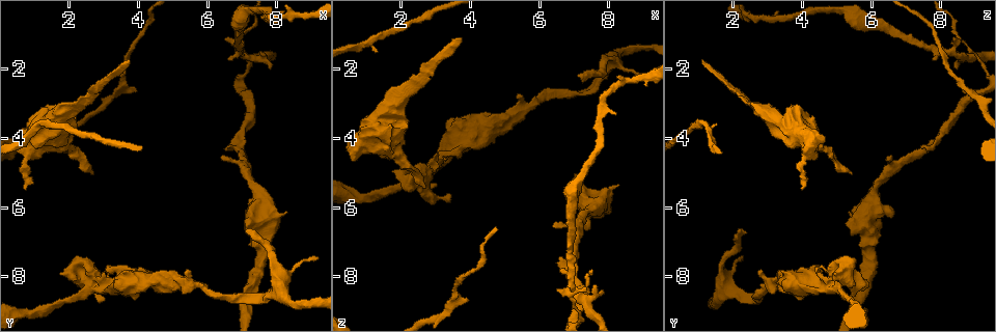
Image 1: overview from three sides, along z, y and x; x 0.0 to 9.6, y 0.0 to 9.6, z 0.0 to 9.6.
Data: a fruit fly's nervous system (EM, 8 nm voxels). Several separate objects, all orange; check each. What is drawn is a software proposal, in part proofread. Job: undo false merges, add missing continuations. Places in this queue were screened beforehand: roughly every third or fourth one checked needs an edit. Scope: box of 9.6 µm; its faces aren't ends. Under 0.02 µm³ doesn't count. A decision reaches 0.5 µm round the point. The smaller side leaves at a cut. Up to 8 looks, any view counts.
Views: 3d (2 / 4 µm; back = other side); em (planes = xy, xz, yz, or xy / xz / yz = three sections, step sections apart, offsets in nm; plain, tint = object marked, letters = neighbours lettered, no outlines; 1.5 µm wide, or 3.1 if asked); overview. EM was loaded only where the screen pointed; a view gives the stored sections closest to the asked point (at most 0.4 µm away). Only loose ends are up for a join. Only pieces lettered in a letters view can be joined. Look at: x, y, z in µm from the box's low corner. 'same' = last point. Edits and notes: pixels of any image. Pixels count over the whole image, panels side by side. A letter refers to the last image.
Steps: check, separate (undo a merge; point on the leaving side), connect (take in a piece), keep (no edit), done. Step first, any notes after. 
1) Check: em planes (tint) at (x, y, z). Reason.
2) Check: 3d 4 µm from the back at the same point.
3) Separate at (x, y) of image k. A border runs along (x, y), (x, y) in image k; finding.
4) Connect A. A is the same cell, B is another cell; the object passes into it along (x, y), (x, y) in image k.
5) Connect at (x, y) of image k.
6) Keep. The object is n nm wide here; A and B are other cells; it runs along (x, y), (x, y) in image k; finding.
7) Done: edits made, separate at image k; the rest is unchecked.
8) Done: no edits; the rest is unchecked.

Check: 3d 2 µm at (5.40, 7.90, 2.85). Thick end.

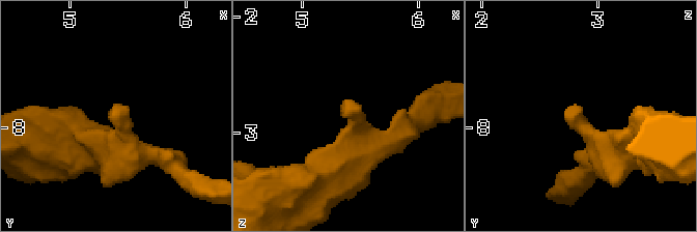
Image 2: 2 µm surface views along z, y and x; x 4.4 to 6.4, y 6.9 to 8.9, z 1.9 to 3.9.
Check: em xz step 8 (letters) at (5.34, 7.84, 2.86).

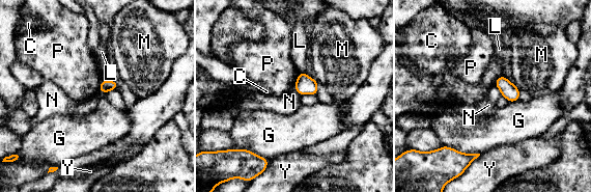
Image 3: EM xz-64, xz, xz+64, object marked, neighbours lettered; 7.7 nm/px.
Check: em planes (letters) at the same point.

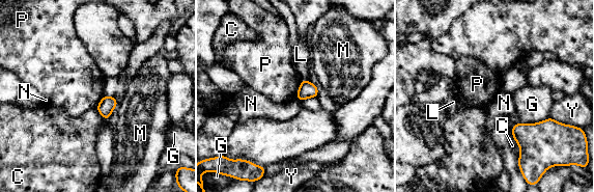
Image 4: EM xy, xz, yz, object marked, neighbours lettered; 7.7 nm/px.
Keep. C, G, L, M, N, P and Y are other cells; a border runs along (302, 80), (295, 97) in image 4; none of them fits.

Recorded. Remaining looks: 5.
Check: 3d 2 µm at (3.75, 1.75, 1.10). Tapers out.

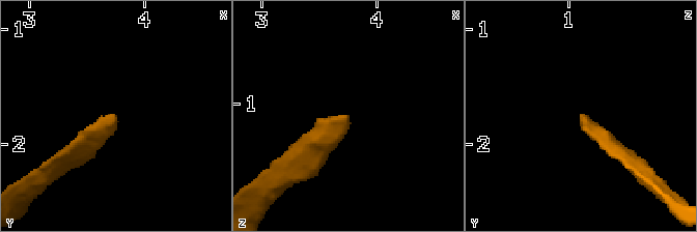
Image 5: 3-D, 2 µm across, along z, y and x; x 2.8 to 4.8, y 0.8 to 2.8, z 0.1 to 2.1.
Check: em planes (letters) at (3.70, 1.82, 1.06).

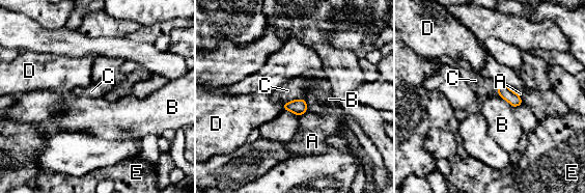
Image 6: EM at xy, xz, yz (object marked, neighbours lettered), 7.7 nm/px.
Connect C. The longest contact is with B, 170 nm; C is the same cell, A, B, D and E are other cells; the object passes into it along (298, 107), (290, 101), (287, 90) in image 6; it goes on there.

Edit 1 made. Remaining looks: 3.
Check: 3d 4 µm at (0.70, 5.50, 4.05). Branch stops here.

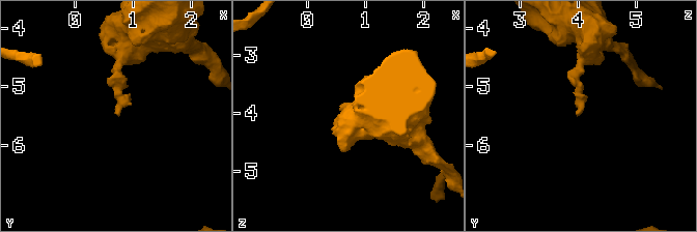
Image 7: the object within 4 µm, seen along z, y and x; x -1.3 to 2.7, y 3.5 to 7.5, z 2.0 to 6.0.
Check: em xy step 4 (tint) at (0.75, 5.45, 4.00). Now the EM.

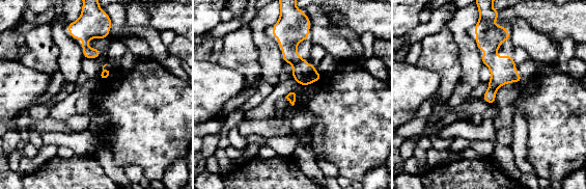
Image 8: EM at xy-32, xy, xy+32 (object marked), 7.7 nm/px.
Check: em xy step 4 (letters) at the same point.

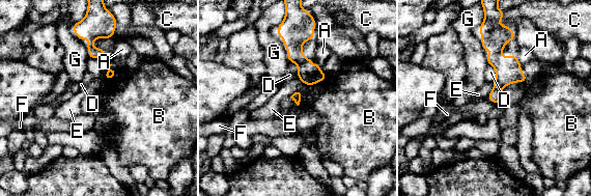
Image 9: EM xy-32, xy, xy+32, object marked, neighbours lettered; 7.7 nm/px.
Keep. The longest contact is with D, 150 nm; A, B, C, D, E, F and G are other cells; it runs along (491, 35), (500, 63), (497, 101) in image 9; none of them fits.

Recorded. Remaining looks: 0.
Done: edits made, connect at image 6; the rest is unchecked.

